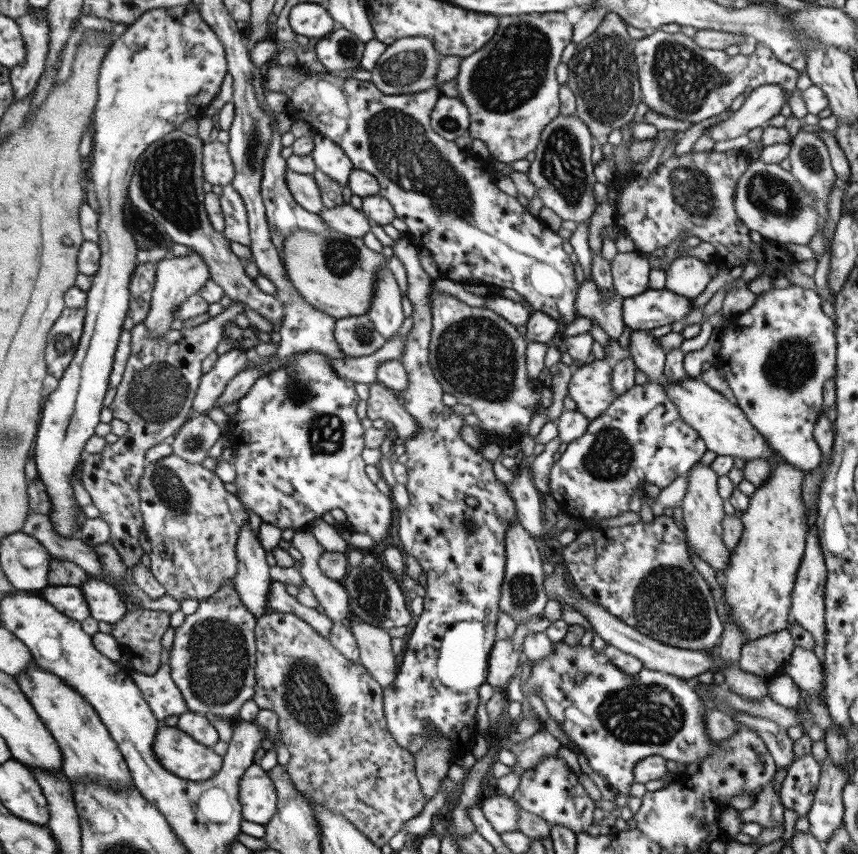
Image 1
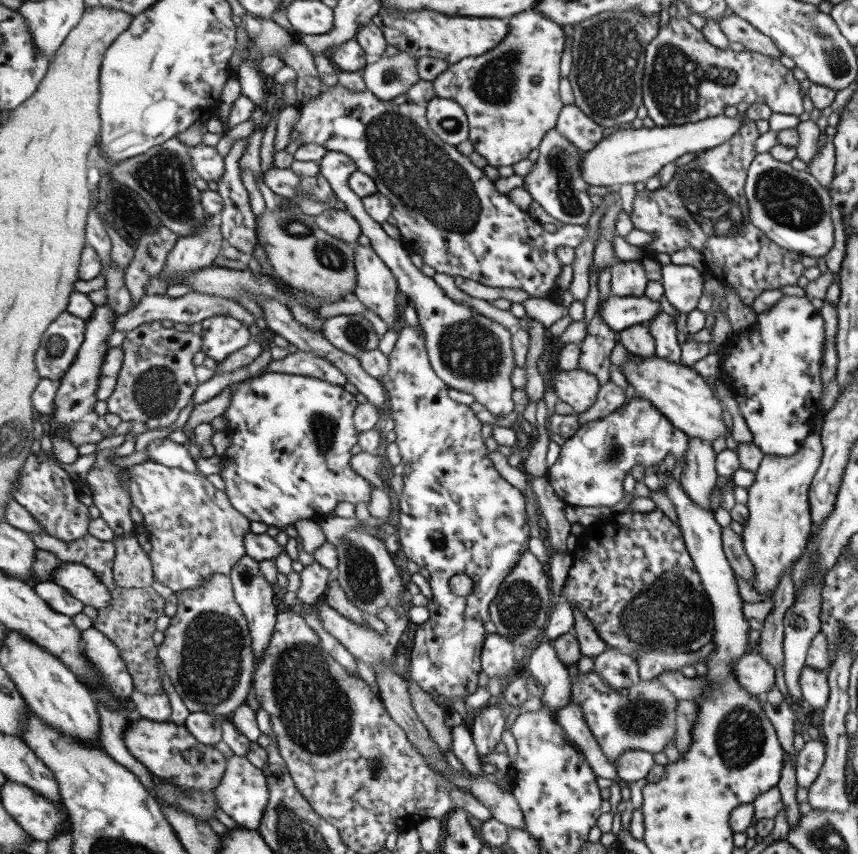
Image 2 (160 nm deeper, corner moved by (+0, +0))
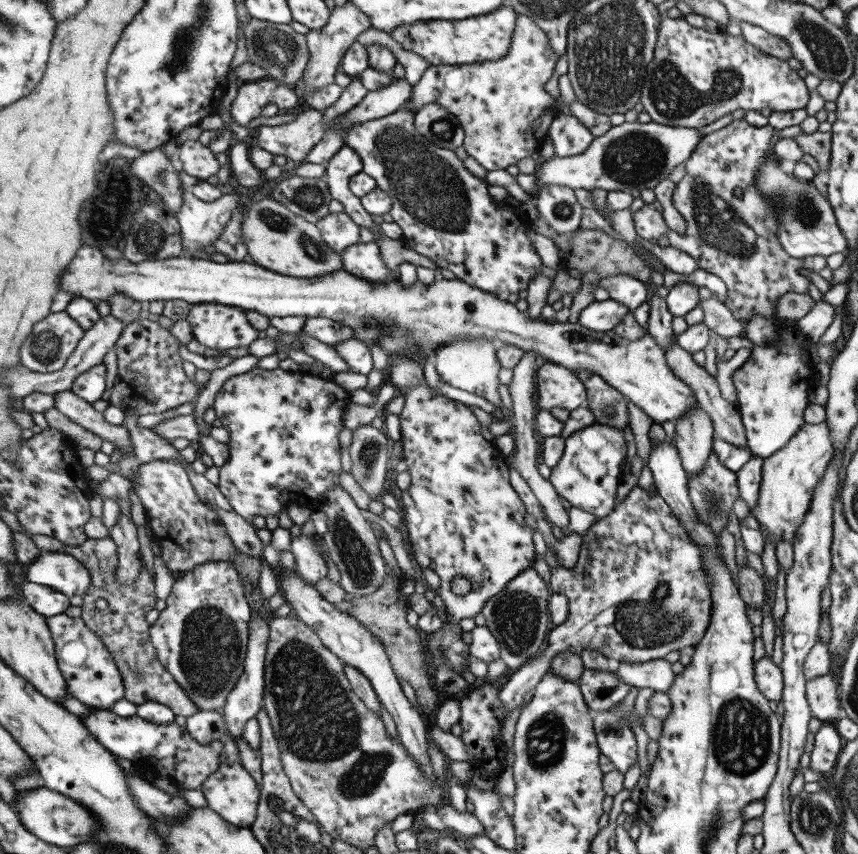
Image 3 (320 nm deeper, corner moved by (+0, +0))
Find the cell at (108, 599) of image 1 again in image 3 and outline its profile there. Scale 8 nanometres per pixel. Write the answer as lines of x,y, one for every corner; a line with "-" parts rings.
42,552
26,566
27,579
52,586
67,596
82,597
92,583
90,570
69,553

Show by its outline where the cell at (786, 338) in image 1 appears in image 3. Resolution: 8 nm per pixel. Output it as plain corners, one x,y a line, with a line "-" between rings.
794,323
778,326
779,343
775,347
753,346
748,358
731,374
736,394
736,407
751,455
768,457
779,450
799,430
804,422
803,412
810,405
808,391
817,386
815,365
803,359
803,350
809,346
807,337

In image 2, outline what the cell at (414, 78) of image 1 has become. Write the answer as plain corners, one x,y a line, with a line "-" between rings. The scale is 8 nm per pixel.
399,50
397,55
379,57
361,69
366,89
379,100
389,100
403,94
420,78
415,66
416,57

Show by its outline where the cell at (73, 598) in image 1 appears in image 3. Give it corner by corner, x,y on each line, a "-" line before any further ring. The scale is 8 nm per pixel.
28,580
22,585
22,589
26,602
39,614
45,615
47,618
63,614
71,606
70,596
54,589
52,586
37,584

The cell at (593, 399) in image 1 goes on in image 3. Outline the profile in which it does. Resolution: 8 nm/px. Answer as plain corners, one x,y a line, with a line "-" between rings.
552,363
539,366
535,372
535,405
538,411
563,408
569,412
585,405
585,387
576,374

